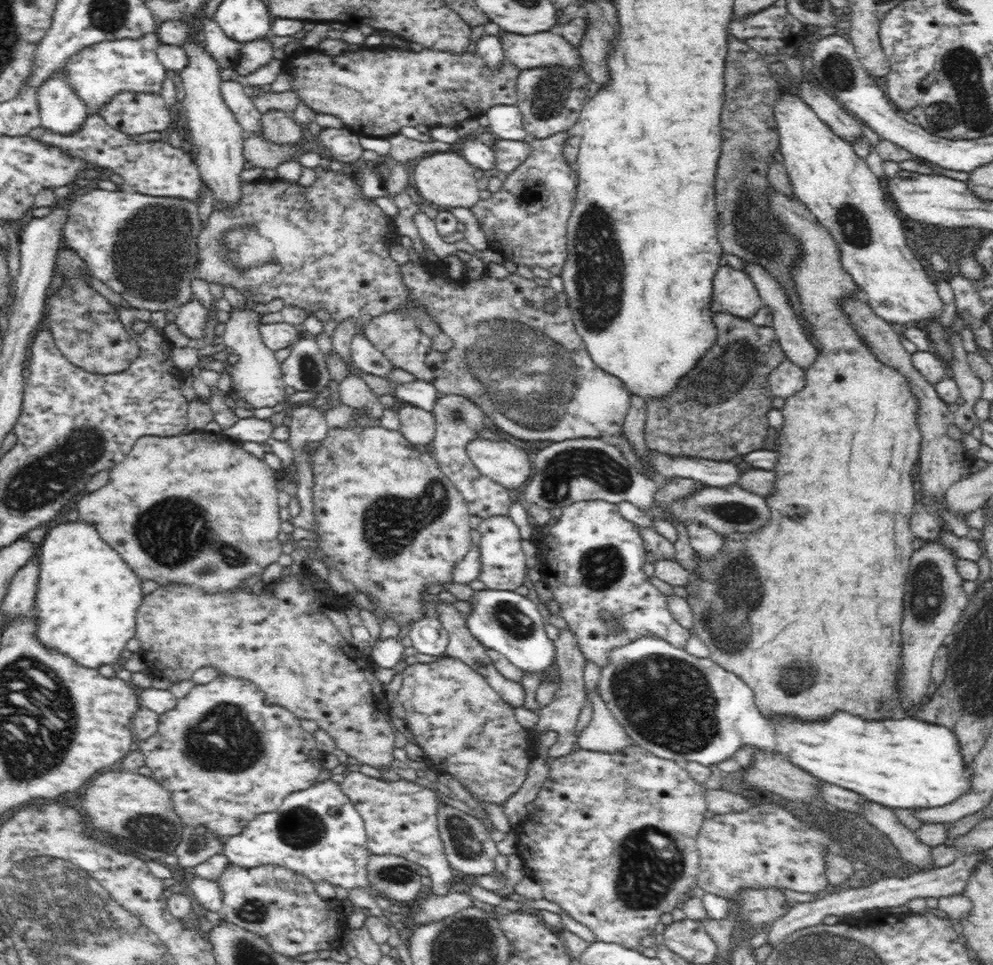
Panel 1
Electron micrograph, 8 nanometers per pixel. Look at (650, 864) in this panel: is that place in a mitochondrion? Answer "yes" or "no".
yes

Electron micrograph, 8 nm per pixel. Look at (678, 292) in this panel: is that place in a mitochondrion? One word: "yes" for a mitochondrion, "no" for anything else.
no

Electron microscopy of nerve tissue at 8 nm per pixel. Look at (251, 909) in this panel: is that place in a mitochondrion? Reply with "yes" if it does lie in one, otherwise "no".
yes

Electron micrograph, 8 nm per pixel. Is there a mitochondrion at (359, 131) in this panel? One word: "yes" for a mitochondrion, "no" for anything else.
no

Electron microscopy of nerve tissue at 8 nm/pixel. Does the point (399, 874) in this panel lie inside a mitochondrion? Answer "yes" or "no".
yes

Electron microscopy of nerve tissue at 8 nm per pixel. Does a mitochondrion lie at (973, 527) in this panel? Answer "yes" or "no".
no

